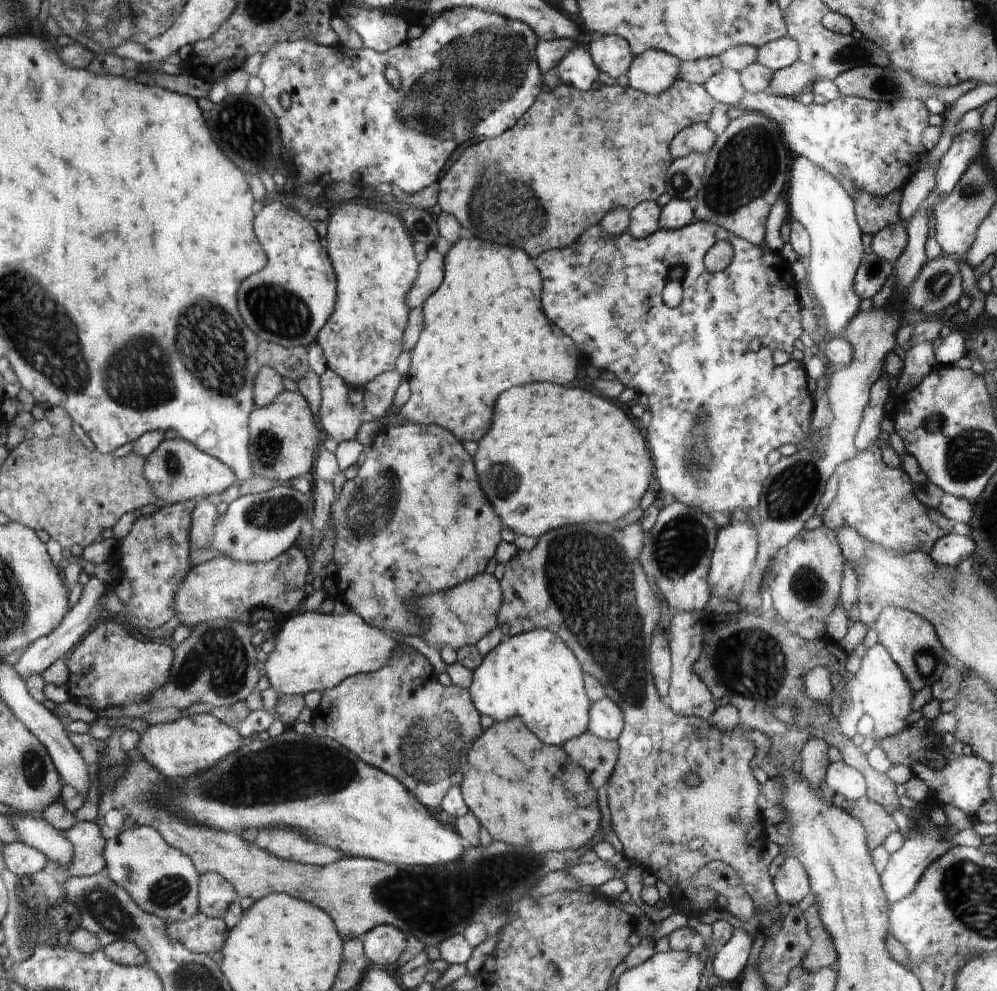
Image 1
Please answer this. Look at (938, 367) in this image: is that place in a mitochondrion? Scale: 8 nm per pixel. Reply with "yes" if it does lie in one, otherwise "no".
no

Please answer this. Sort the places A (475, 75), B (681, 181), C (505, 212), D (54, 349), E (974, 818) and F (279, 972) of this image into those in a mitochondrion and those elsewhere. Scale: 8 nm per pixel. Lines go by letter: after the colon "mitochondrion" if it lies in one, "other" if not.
A: mitochondrion
B: mitochondrion
C: mitochondrion
D: mitochondrion
E: other
F: other

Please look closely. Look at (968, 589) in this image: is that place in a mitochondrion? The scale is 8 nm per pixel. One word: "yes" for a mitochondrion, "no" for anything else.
yes

